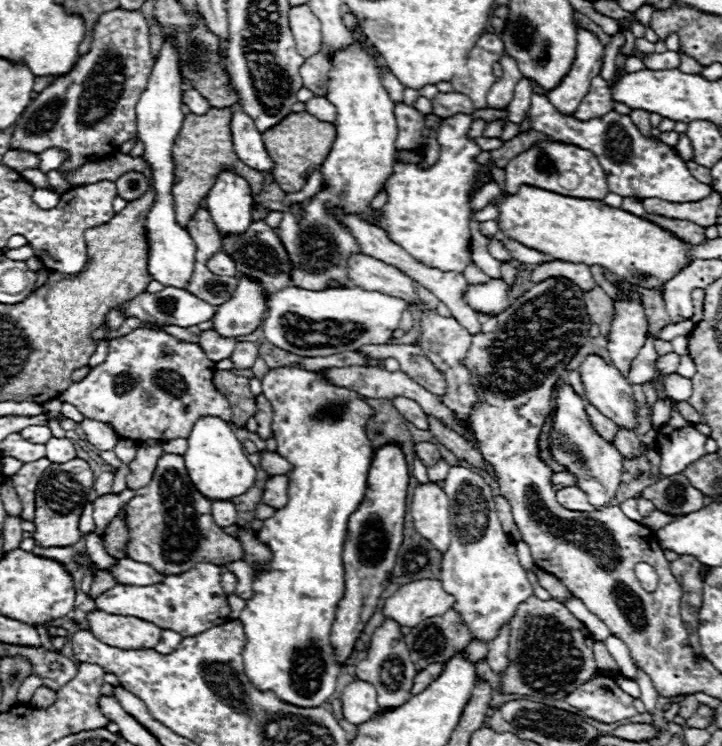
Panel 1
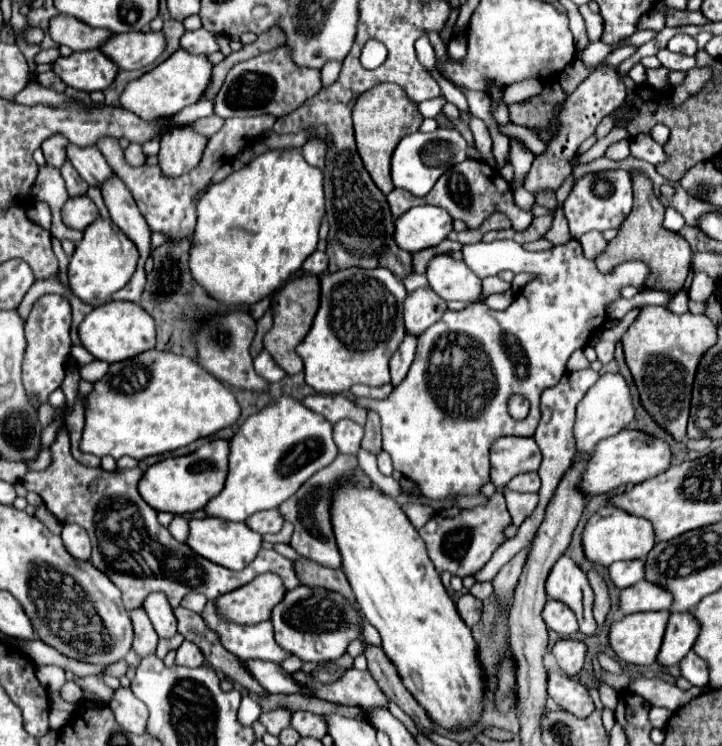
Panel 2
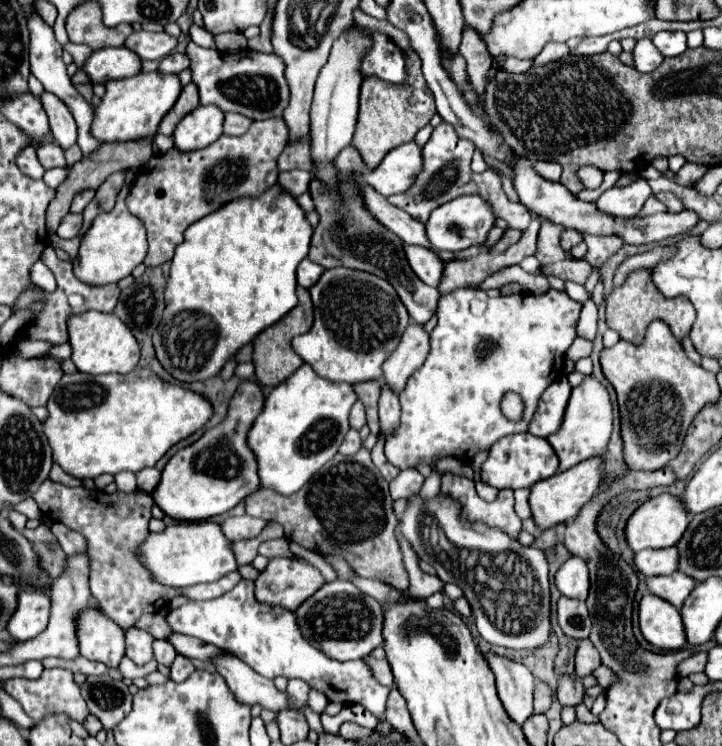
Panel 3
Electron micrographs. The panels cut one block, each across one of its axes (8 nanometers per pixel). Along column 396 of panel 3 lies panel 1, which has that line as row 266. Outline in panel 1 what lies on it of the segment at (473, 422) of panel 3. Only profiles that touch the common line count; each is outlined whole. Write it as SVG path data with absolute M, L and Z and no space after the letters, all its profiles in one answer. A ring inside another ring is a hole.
M454 114L442 118L438 128L440 158L430 168L420 168L420 162L396 162L392 176L384 182L388 194L386 204L376 210L378 226L388 238L406 250L414 260L428 268L462 272L470 262L470 190L482 164L474 162L482 152L476 140L468 138L472 116Z

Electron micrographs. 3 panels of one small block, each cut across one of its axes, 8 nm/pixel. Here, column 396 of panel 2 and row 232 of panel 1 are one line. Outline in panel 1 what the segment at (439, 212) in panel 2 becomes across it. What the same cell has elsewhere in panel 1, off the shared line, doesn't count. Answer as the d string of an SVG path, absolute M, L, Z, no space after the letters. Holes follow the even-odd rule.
M222 172L206 196L206 210L222 236L246 232L252 224L252 208L250 186L232 172Z

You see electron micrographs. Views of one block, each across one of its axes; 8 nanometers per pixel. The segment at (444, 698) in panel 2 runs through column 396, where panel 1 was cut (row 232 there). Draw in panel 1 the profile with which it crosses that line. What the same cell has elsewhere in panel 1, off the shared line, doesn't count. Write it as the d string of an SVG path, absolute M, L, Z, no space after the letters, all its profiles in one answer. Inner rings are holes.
M524 186L518 194L502 196L496 204L500 210L500 230L508 232L514 240L520 240L520 244L550 252L554 260L602 266L618 278L642 288L660 288L690 264L690 244L646 218L634 216L622 208L606 206L598 200L570 198Z

